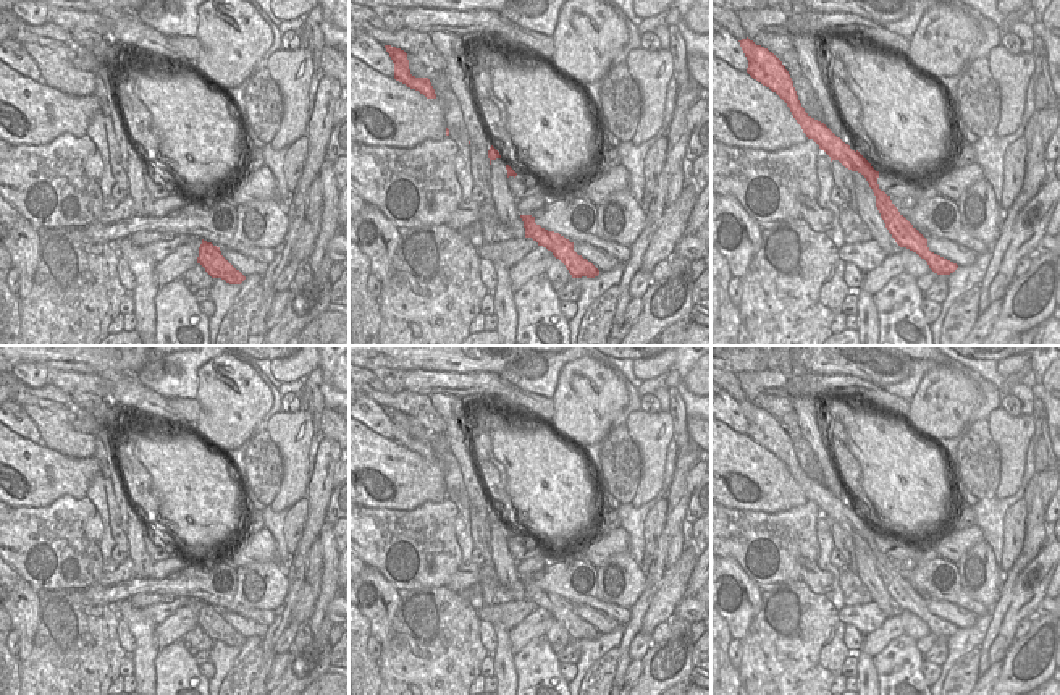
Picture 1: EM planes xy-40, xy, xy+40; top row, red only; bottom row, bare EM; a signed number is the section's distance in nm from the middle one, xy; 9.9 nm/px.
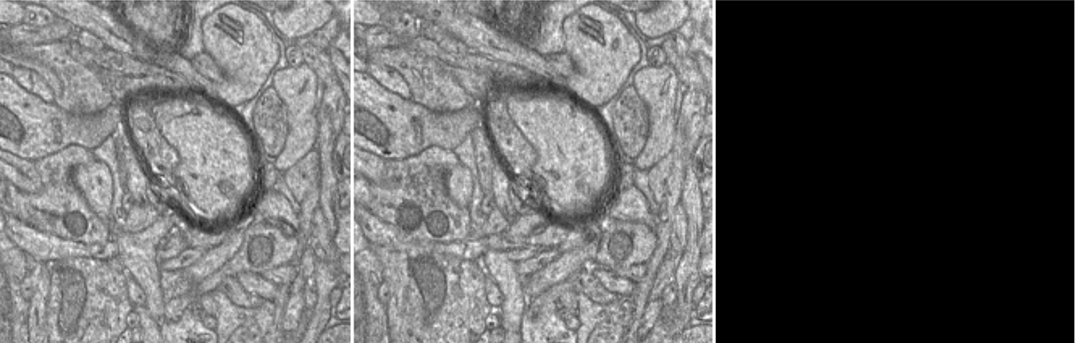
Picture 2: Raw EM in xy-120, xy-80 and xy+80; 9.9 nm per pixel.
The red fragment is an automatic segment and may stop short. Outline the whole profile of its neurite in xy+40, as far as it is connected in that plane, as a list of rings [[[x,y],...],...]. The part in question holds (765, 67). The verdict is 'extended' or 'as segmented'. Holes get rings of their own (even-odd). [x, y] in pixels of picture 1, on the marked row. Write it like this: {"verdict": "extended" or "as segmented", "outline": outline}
{"verdict": "as segmented", "outline": [[[738,40],[748,60],[747,73],[776,92],[790,108],[793,118],[801,126],[808,139],[813,139],[821,150],[832,160],[839,160],[845,168],[861,173],[876,196],[876,207],[885,228],[900,247],[906,247],[924,259],[929,268],[937,275],[950,275],[958,265],[931,252],[928,239],[898,212],[890,196],[879,189],[876,171],[871,163],[856,150],[852,150],[837,137],[824,123],[811,118],[801,107],[793,81],[782,61],[768,48],[756,45],[753,40]]]}

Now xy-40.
{"verdict": "as segmented", "outline": [[[202,239],[197,263],[200,263],[212,278],[221,278],[229,284],[241,284],[246,276],[236,270],[223,255],[220,247]]]}

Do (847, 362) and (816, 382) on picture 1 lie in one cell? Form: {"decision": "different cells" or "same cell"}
{"decision": "different cells"}

